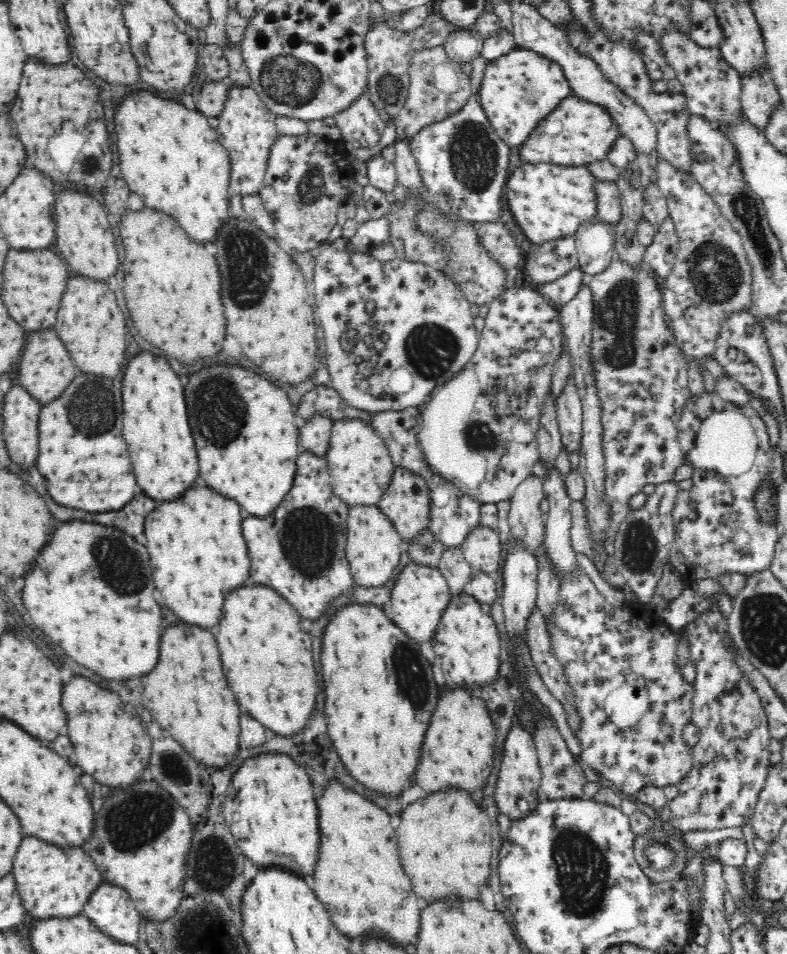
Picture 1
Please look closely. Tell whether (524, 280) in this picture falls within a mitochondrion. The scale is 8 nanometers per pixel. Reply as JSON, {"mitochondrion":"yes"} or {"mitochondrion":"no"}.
{"mitochondrion":"no"}

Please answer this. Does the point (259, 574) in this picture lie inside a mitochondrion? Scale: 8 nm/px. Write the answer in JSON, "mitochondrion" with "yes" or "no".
{"mitochondrion":"no"}

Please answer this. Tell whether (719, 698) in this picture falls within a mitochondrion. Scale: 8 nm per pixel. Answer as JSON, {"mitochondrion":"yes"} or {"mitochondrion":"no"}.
{"mitochondrion":"no"}

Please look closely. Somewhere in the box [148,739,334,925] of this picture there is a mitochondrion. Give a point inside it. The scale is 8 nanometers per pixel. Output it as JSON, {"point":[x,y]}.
{"point":[213,860]}

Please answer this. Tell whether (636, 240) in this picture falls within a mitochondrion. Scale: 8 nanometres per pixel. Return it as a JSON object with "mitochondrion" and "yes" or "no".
{"mitochondrion":"no"}

